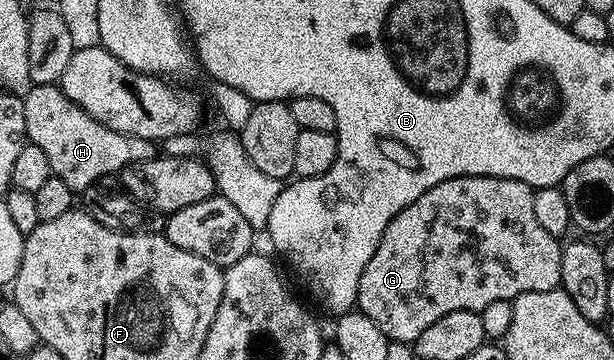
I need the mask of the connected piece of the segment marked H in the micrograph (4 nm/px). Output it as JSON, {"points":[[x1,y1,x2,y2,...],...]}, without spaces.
{"points":[[52,83,33,85,26,92,22,104,27,140,40,145,48,157,51,176,64,181,64,185,76,193,88,189,88,185,100,177,120,173,134,163,155,158,156,147,151,140,125,135,116,129,108,129,108,125,100,125,100,121,84,113,80,105,70,100,61,86]]}

